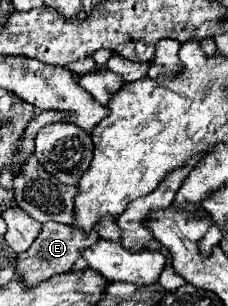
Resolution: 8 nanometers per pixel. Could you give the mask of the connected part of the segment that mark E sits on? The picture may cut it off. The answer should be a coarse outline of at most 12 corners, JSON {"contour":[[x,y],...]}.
{"contour":[[46,222],[18,274],[28,286],[64,274],[98,232]]}

